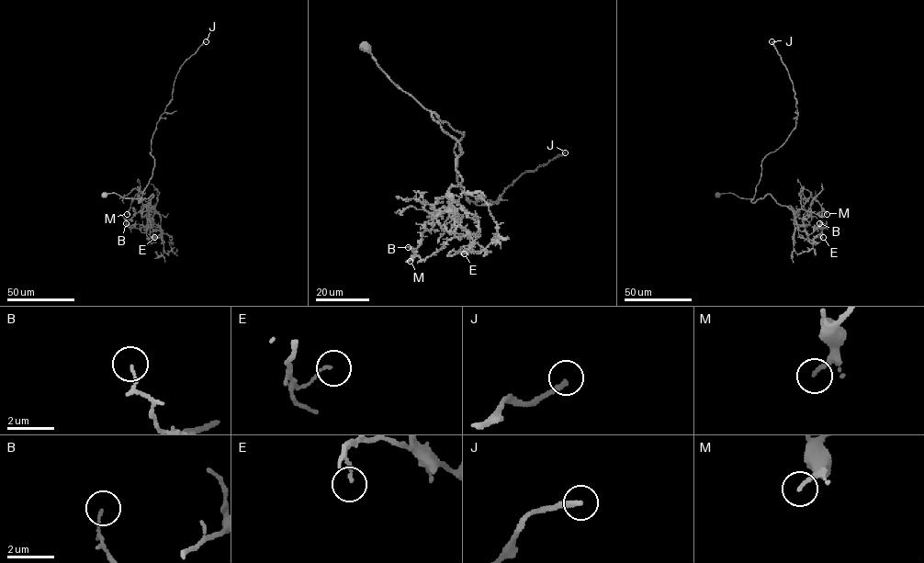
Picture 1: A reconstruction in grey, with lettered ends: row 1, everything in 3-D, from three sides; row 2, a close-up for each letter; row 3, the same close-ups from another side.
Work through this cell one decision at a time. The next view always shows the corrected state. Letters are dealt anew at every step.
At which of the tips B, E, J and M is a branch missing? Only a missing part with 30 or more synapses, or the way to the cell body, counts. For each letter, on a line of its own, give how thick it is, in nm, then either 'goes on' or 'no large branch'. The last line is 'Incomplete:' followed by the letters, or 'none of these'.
B: 100 nm | no large branch
E: 110 nm | no large branch
J: 200 nm | goes on
M: 150 nm | no large branch
Incomplete: J

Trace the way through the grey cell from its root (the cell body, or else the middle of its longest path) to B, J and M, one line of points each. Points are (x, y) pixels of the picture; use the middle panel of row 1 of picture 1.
B: (365, 47), (459, 144), (462, 181), (448, 193), (480, 230), (449, 239), (422, 259), (408, 247)
J: (365, 47), (401, 90), (463, 132), (454, 152), (467, 200), (497, 201), (522, 174), (565, 152)
M: (365, 47), (460, 145), (462, 181), (448, 189), (447, 210), (433, 210), (434, 225), (410, 261)

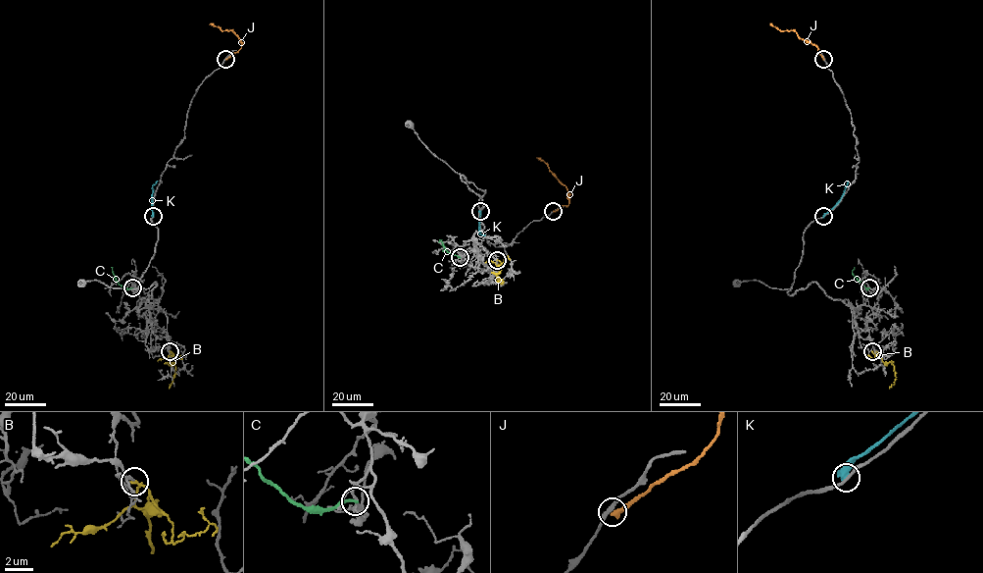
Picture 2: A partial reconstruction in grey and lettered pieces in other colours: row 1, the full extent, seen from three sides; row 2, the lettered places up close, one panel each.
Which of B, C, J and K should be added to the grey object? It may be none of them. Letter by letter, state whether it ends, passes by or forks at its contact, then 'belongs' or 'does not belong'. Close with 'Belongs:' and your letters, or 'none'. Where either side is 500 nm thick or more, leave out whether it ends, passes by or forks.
B: it ends | belongs
C: it ends | does not belong
J: it ends | does not belong
K: does not belong
Belongs: B

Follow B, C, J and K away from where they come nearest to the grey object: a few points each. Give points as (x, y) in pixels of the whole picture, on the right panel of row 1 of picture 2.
B: (871, 351), (884, 363), (891, 361), (894, 366), (896, 378), (889, 386)
C: (869, 287), (866, 288), (853, 274), (854, 267)
J: (823, 59), (816, 47), (803, 39), (794, 30), (780, 31), (769, 25)
K: (823, 216), (842, 195), (847, 181)

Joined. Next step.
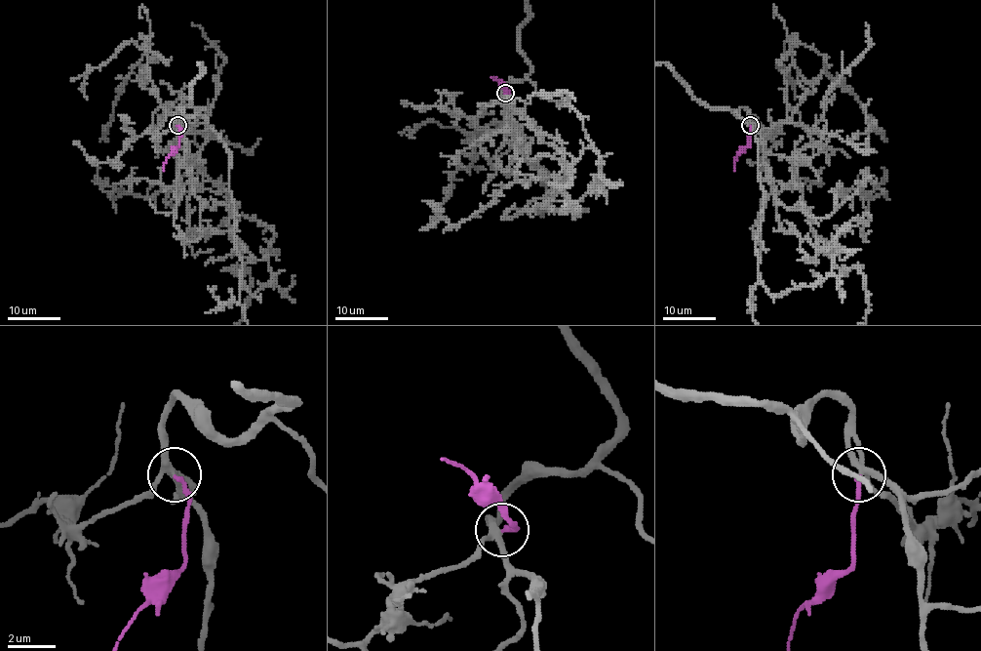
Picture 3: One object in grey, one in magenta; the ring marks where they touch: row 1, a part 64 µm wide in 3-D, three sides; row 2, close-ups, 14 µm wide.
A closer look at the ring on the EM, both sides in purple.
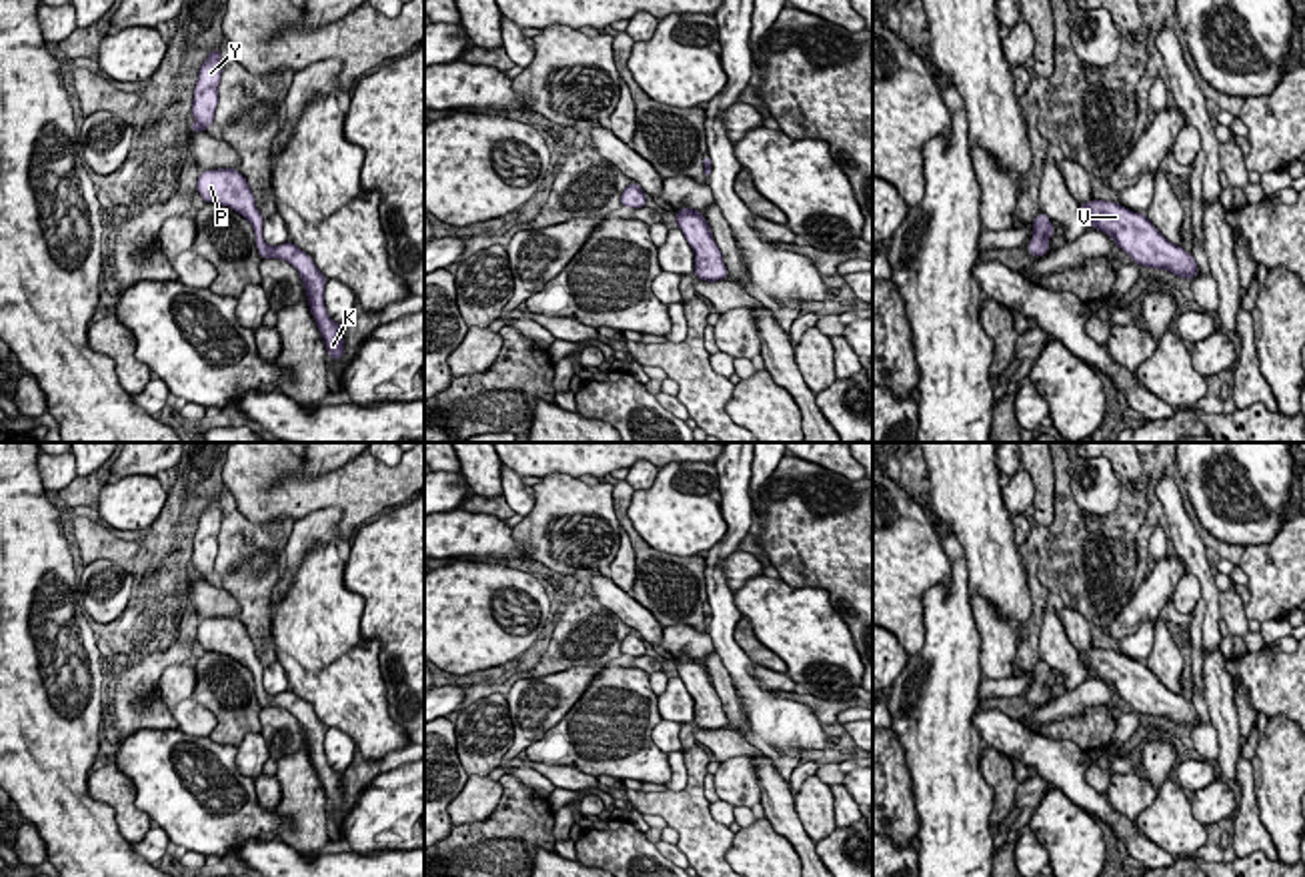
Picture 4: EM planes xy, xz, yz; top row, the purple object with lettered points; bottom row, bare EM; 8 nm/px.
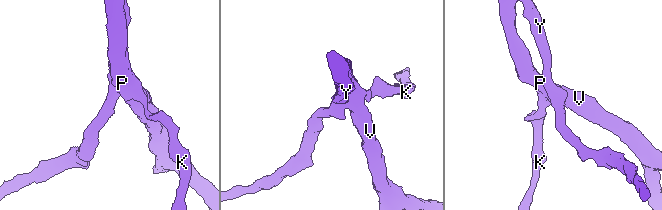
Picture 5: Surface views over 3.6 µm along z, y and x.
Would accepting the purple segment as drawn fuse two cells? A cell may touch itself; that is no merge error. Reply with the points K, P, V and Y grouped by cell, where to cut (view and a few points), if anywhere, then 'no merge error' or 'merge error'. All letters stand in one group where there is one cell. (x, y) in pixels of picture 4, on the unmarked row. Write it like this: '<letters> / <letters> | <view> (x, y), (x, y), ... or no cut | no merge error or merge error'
K P V Y | no cut | no merge error

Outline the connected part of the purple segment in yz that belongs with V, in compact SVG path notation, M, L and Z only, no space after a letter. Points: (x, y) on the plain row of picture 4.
M1091 649L1077 653L1081 665L1091 677L1109 683L1119 697L1123 697L1135 713L1147 717L1169 719L1175 725L1199 725L1193 703L1181 695L1171 693L1147 667L1147 663L1133 661L1119 651Z

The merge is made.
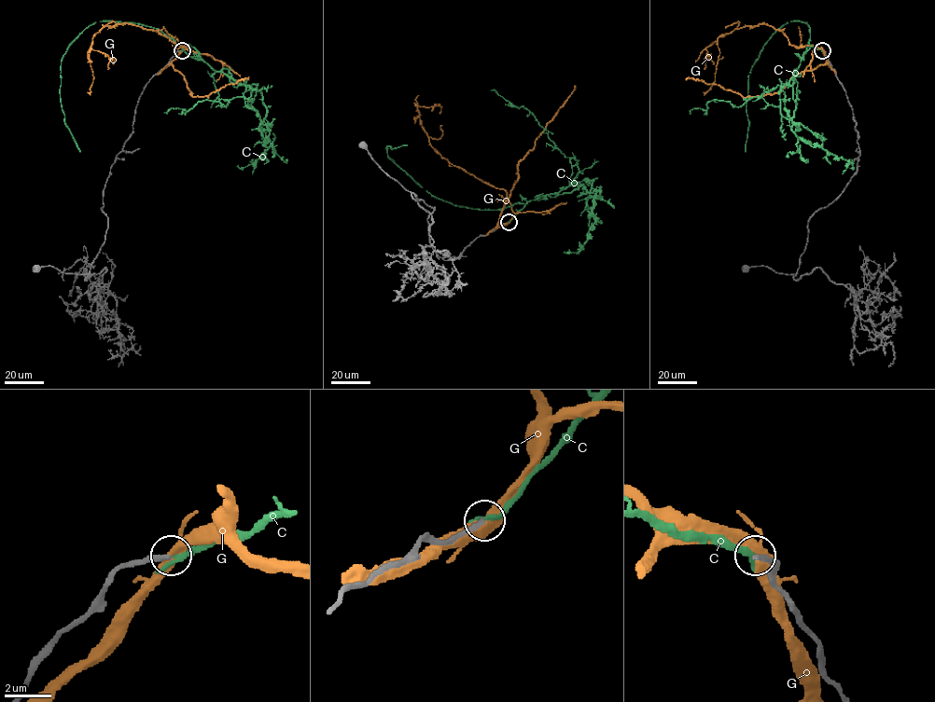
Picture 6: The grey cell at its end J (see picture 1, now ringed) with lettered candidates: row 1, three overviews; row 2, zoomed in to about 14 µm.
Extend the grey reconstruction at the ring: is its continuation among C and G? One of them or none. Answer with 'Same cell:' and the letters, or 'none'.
Same cell: none

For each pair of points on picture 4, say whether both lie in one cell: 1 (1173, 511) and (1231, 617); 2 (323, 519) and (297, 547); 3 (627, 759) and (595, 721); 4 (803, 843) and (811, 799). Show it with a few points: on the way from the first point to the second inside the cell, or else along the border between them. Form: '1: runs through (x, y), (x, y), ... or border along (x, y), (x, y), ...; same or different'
1: border along (1221, 593), (1219, 617); different
2: runs through (317, 525), (301, 541); same
3: runs through (623, 749), (605, 731); same
4: border along (793, 793), (793, 809), (815, 843); different

